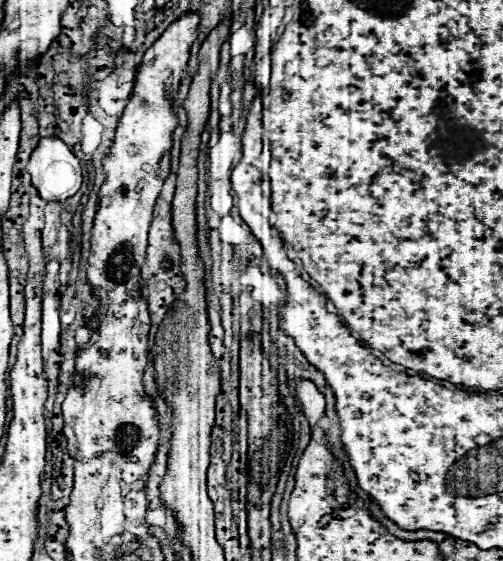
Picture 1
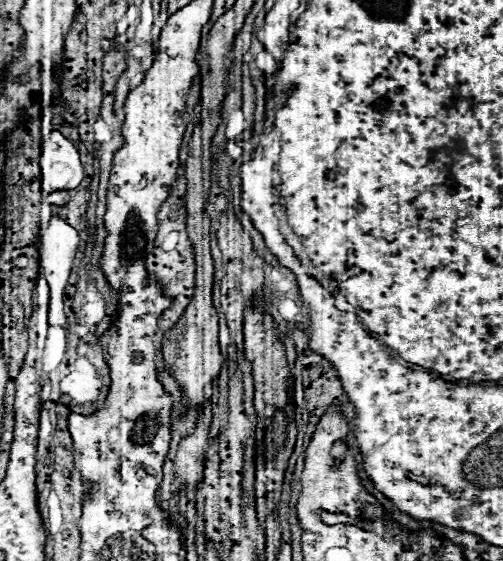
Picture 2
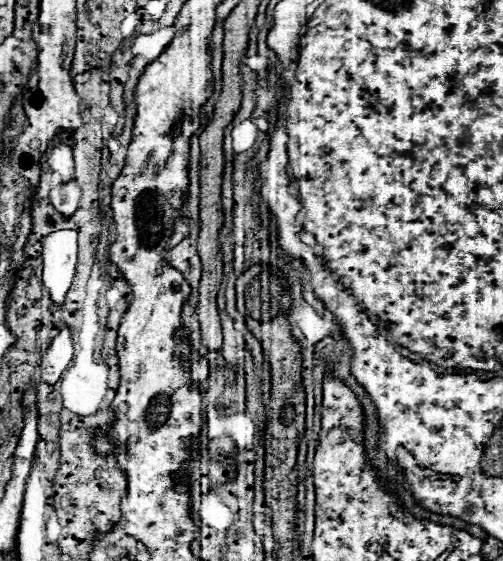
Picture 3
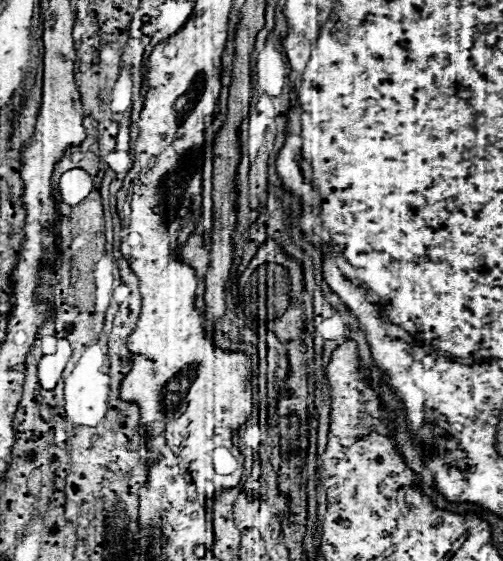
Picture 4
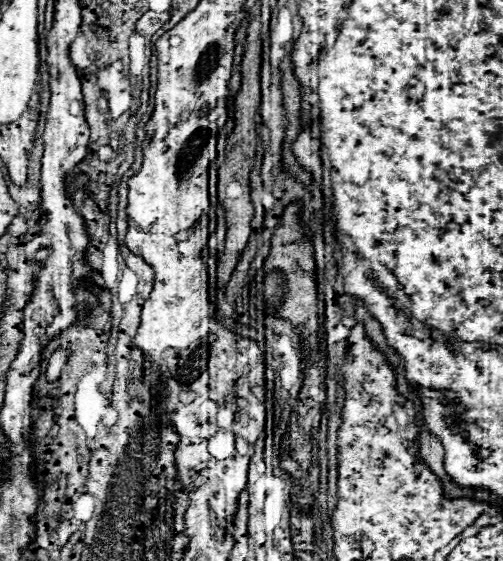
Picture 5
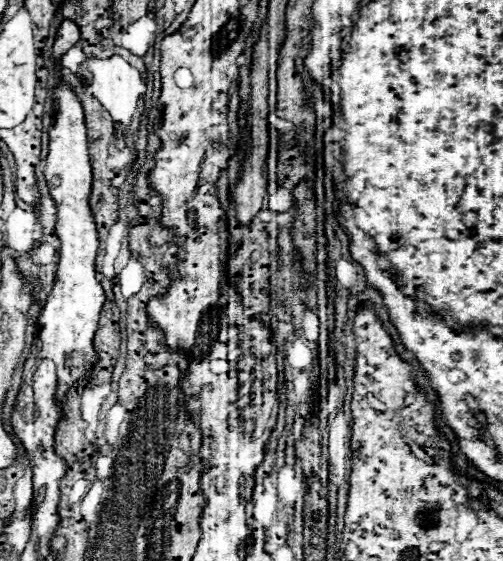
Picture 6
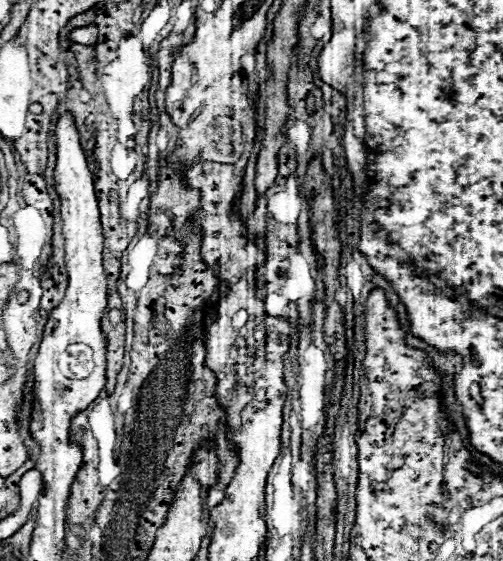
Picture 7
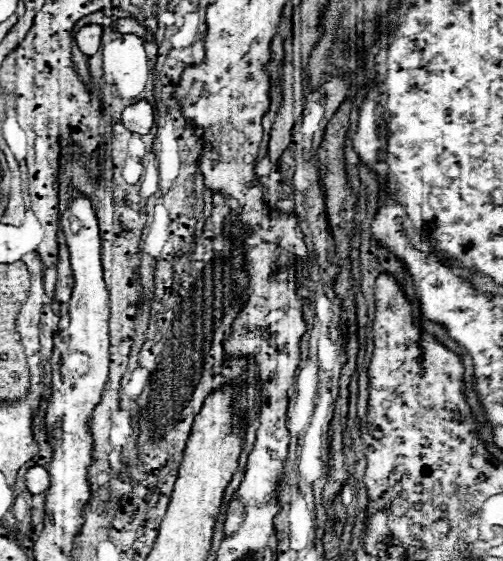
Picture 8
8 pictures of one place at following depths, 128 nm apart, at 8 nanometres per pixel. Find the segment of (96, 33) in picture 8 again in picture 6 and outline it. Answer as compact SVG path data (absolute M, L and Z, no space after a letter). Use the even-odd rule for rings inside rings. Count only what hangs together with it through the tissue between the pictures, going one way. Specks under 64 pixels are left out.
M64 20L58 28L58 38L54 42L54 48L52 48L52 58L60 58L66 50L70 50L76 42L80 40L80 30L74 22L70 20Z

